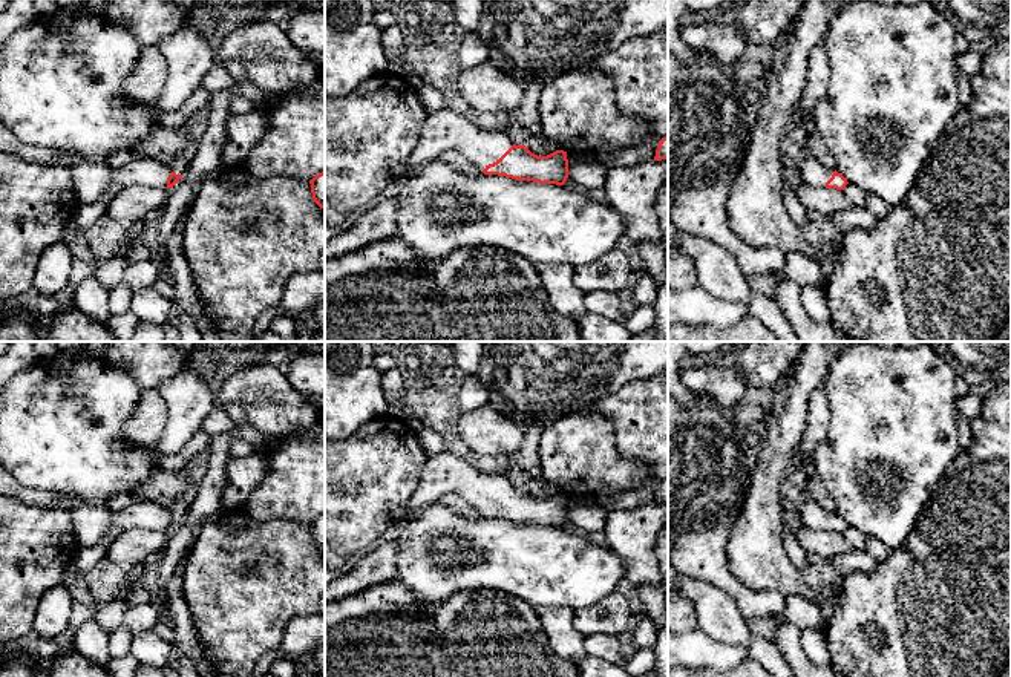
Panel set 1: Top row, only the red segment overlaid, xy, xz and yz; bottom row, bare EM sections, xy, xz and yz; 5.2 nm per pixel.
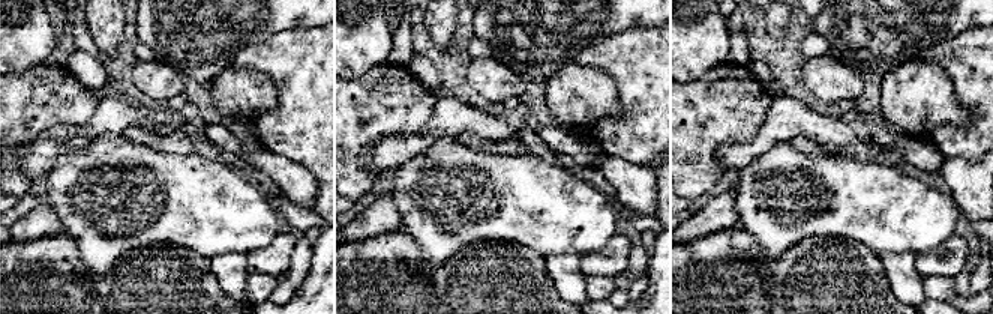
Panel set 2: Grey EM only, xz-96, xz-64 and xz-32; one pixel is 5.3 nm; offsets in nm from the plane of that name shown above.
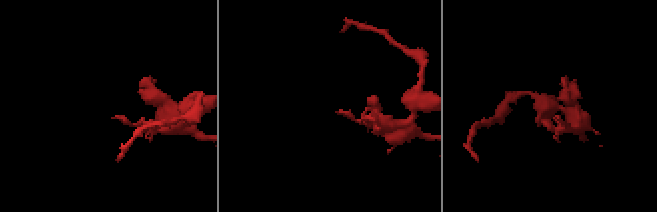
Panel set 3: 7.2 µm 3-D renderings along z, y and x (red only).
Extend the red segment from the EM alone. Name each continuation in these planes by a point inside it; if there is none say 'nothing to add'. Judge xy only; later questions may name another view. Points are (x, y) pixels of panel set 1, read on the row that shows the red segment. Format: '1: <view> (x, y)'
1: xy (91, 179)

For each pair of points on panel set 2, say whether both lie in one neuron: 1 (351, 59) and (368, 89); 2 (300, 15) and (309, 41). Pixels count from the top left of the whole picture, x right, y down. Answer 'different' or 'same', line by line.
1: different
2: different

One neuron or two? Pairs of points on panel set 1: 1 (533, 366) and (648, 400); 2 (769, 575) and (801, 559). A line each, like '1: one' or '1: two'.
1: two
2: two

